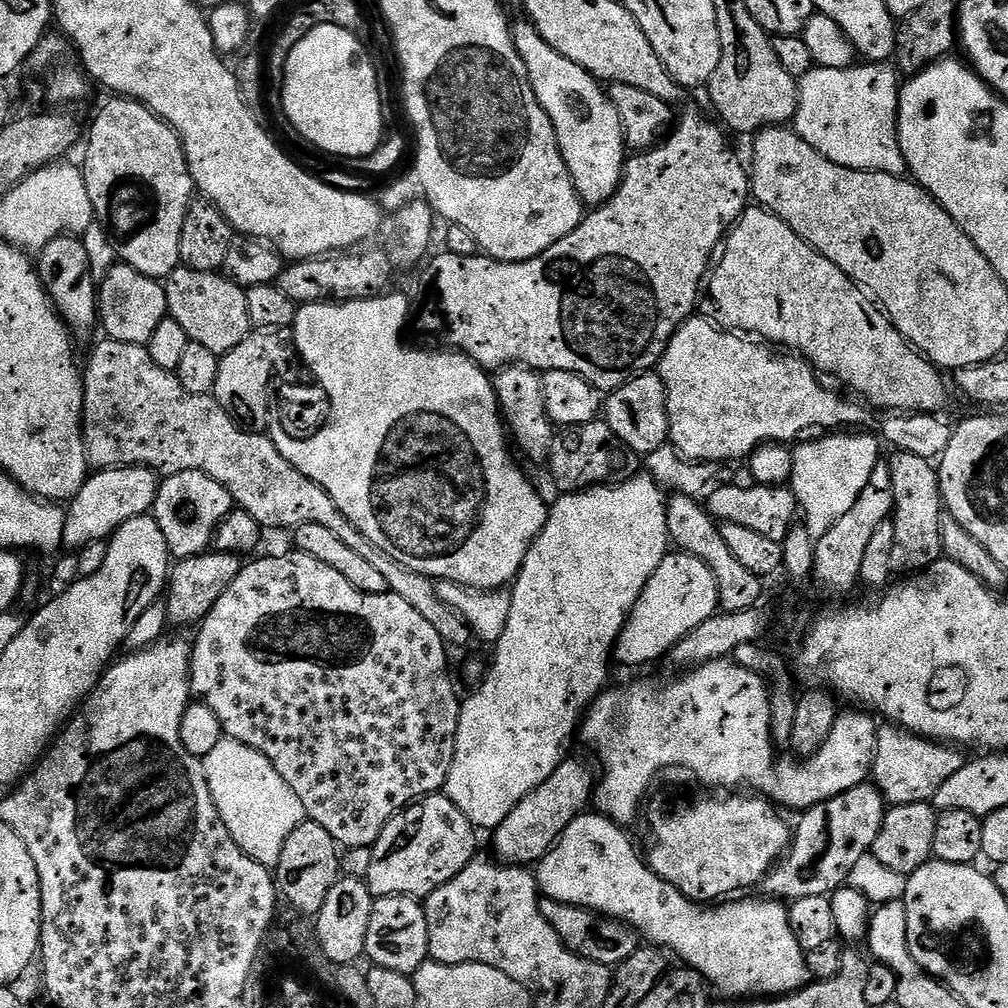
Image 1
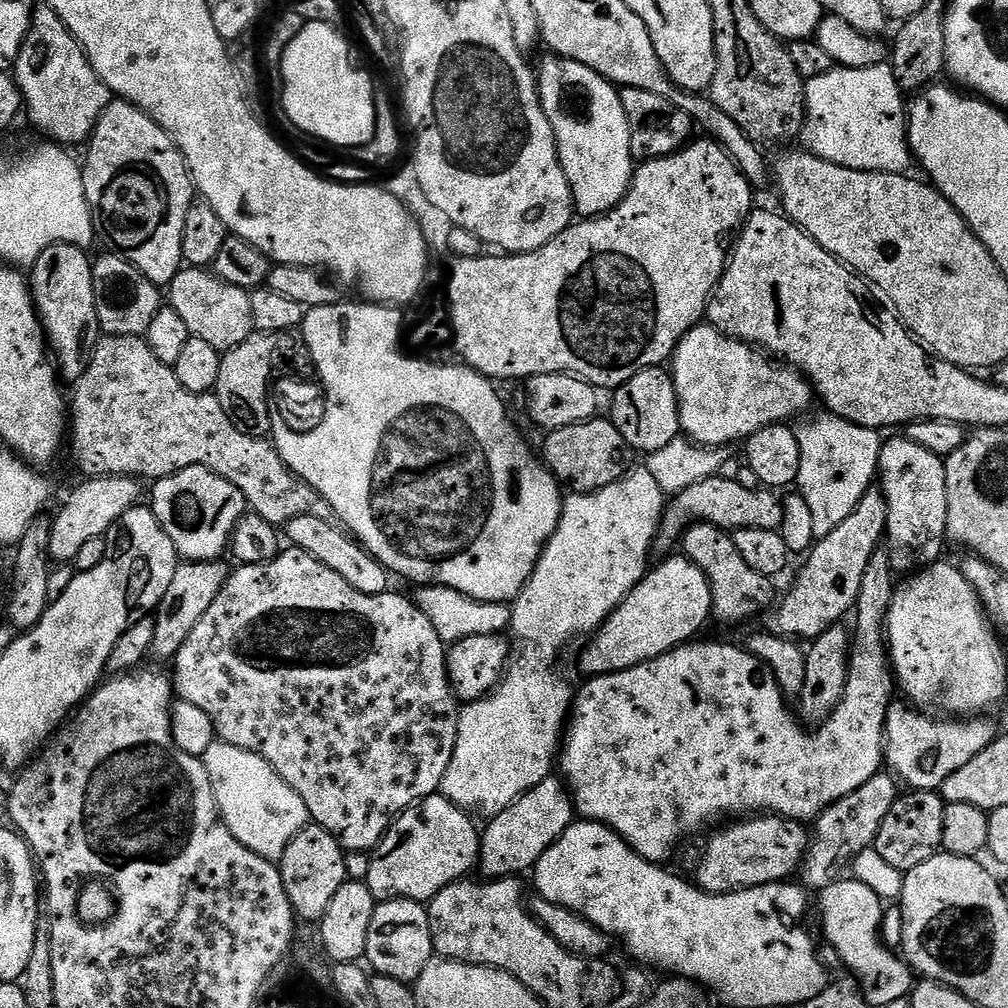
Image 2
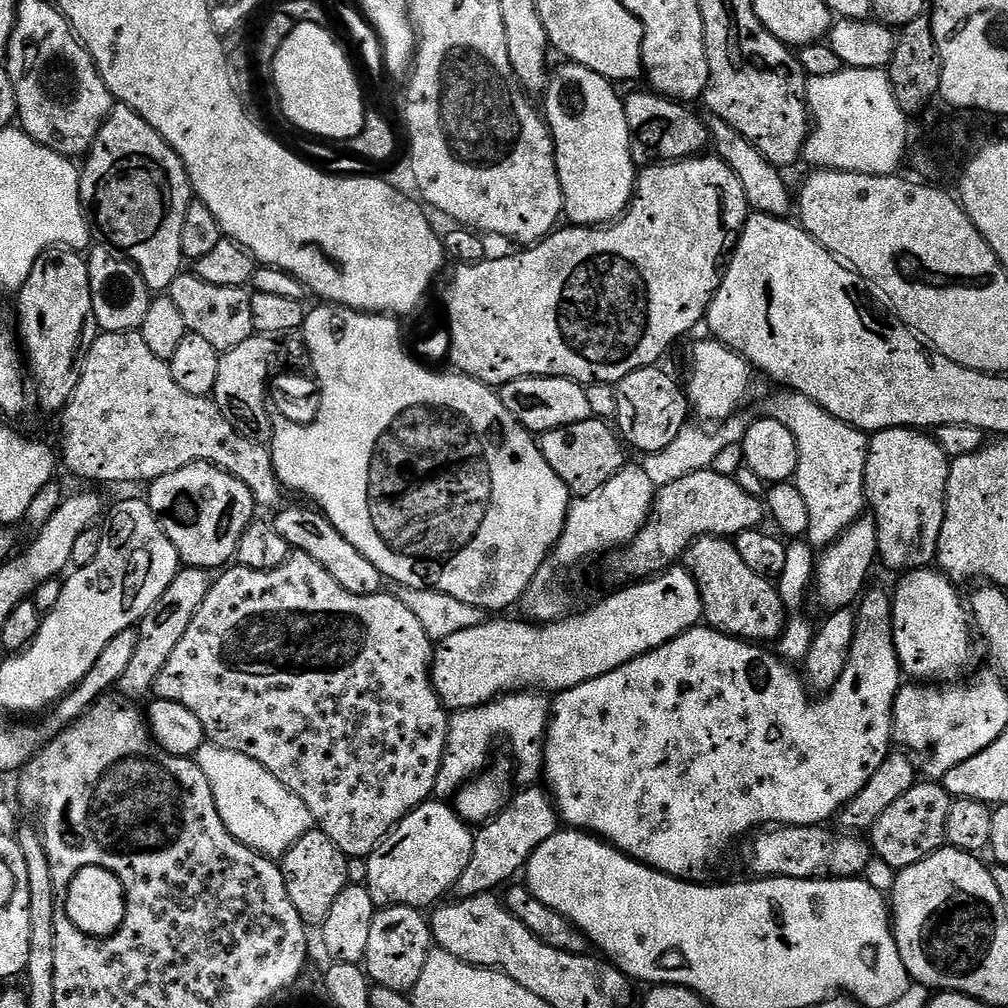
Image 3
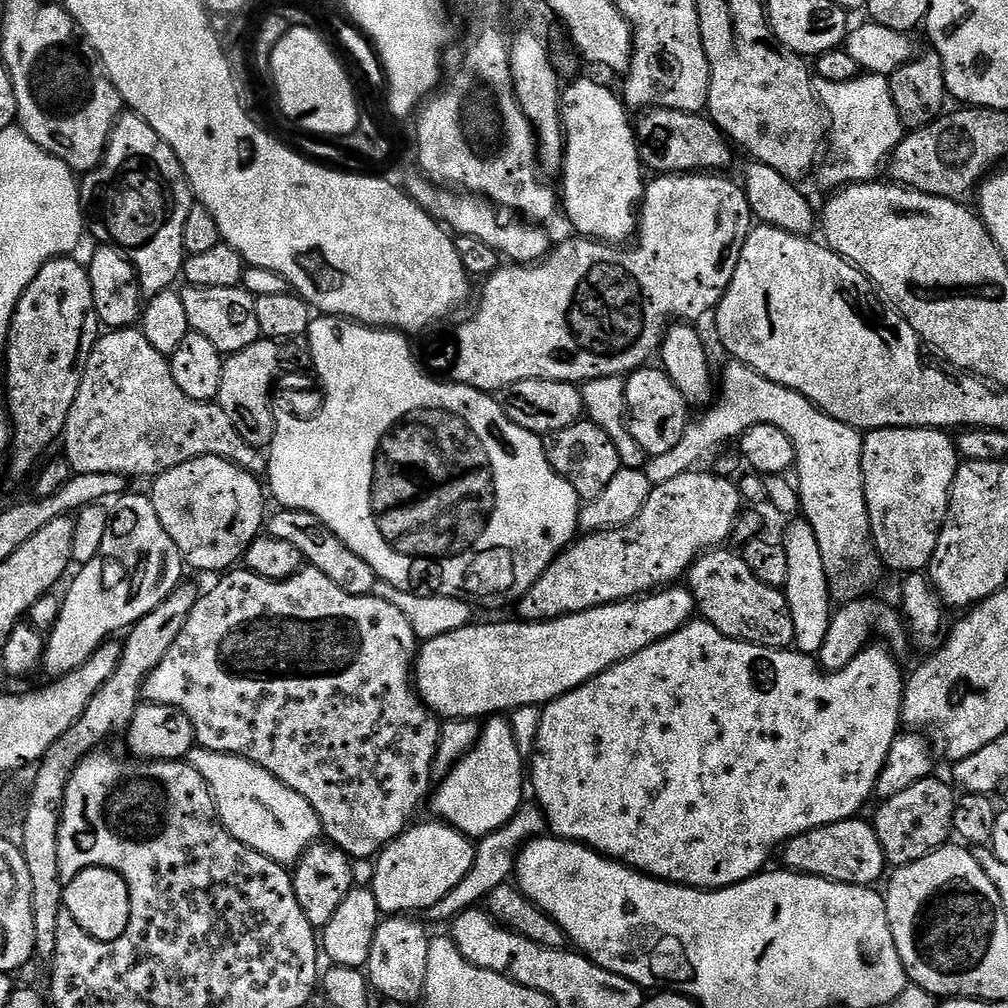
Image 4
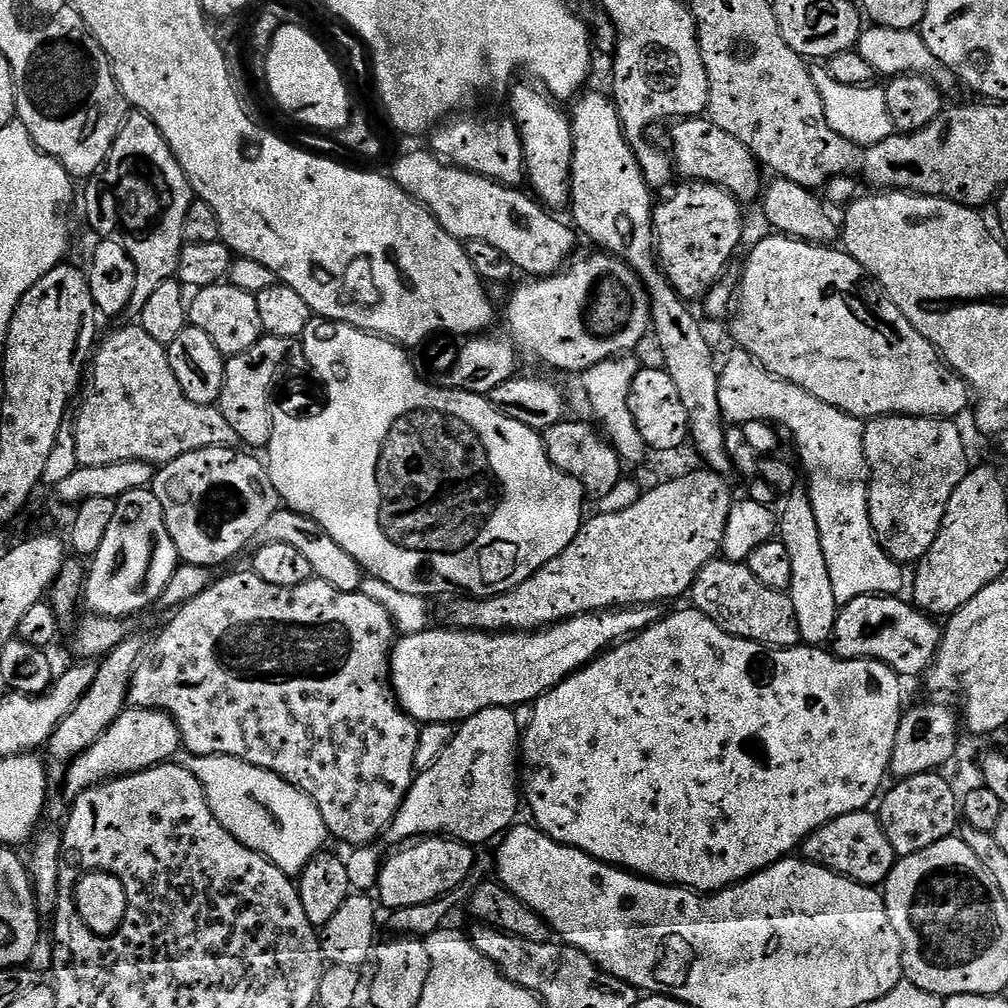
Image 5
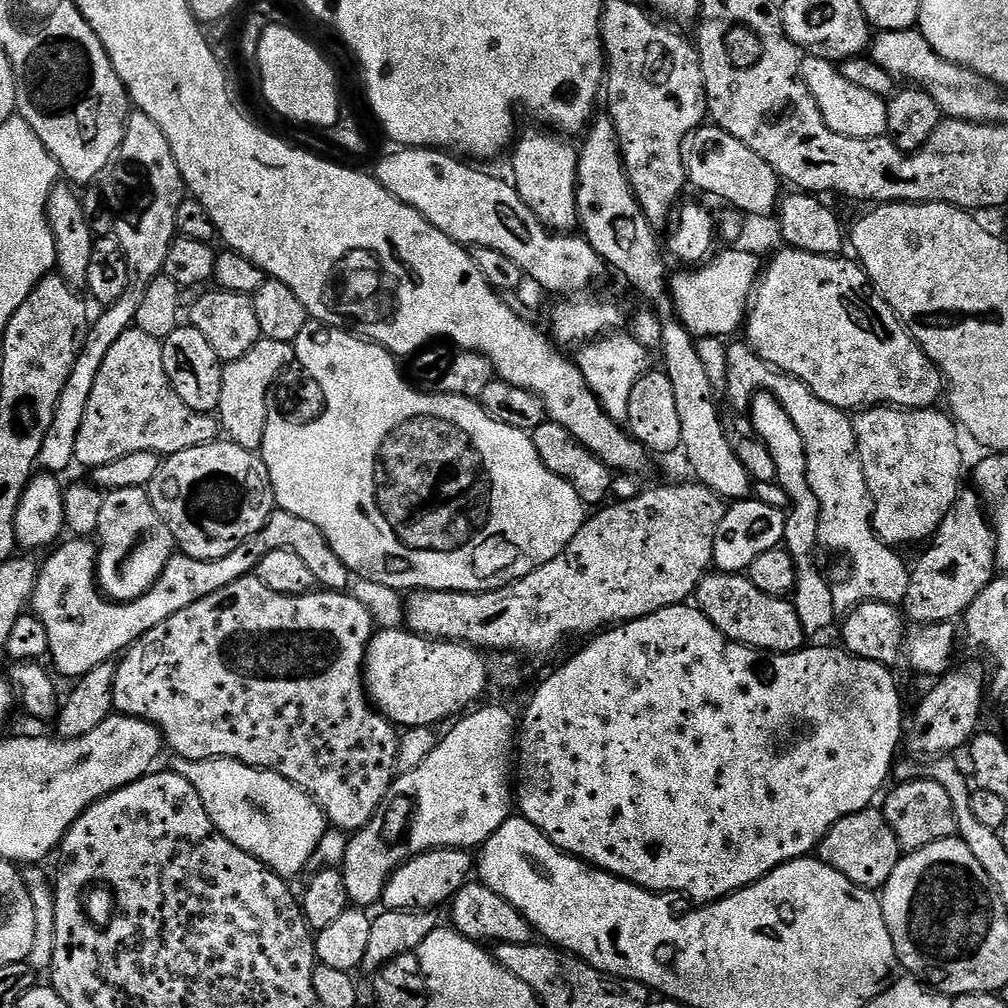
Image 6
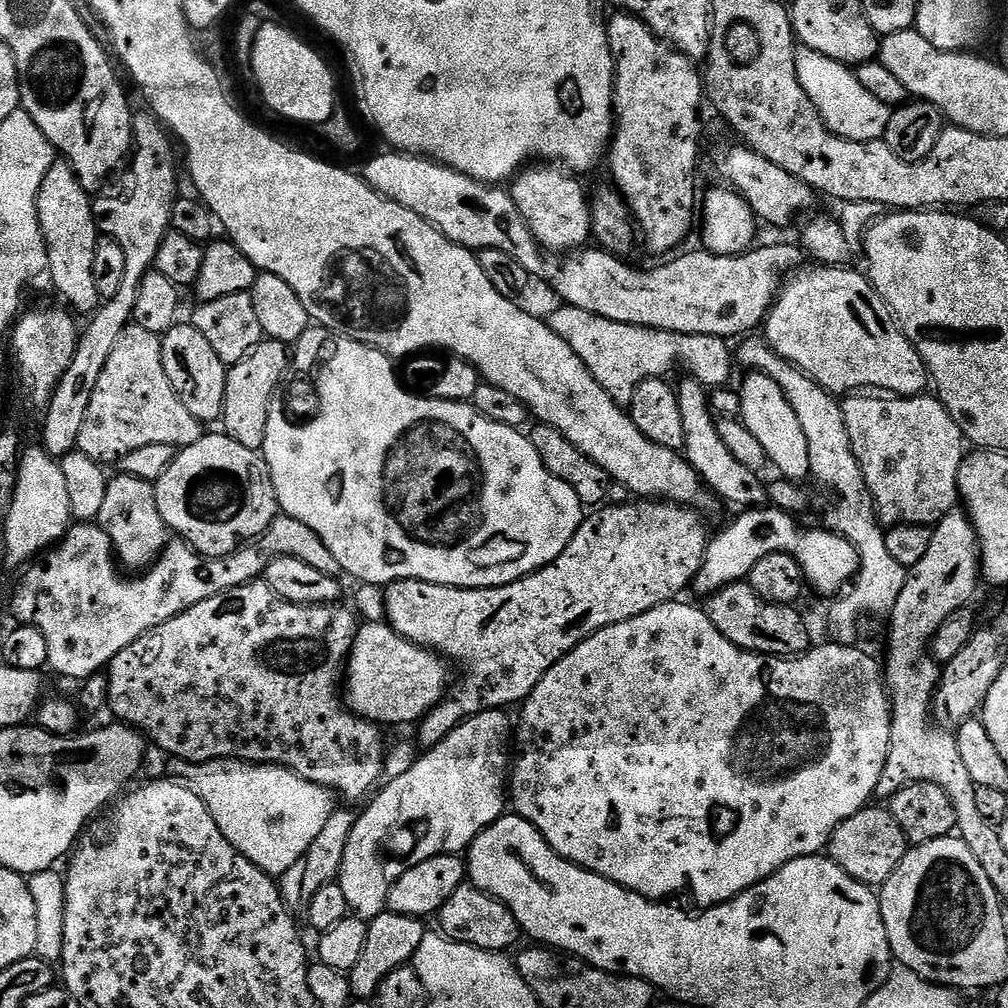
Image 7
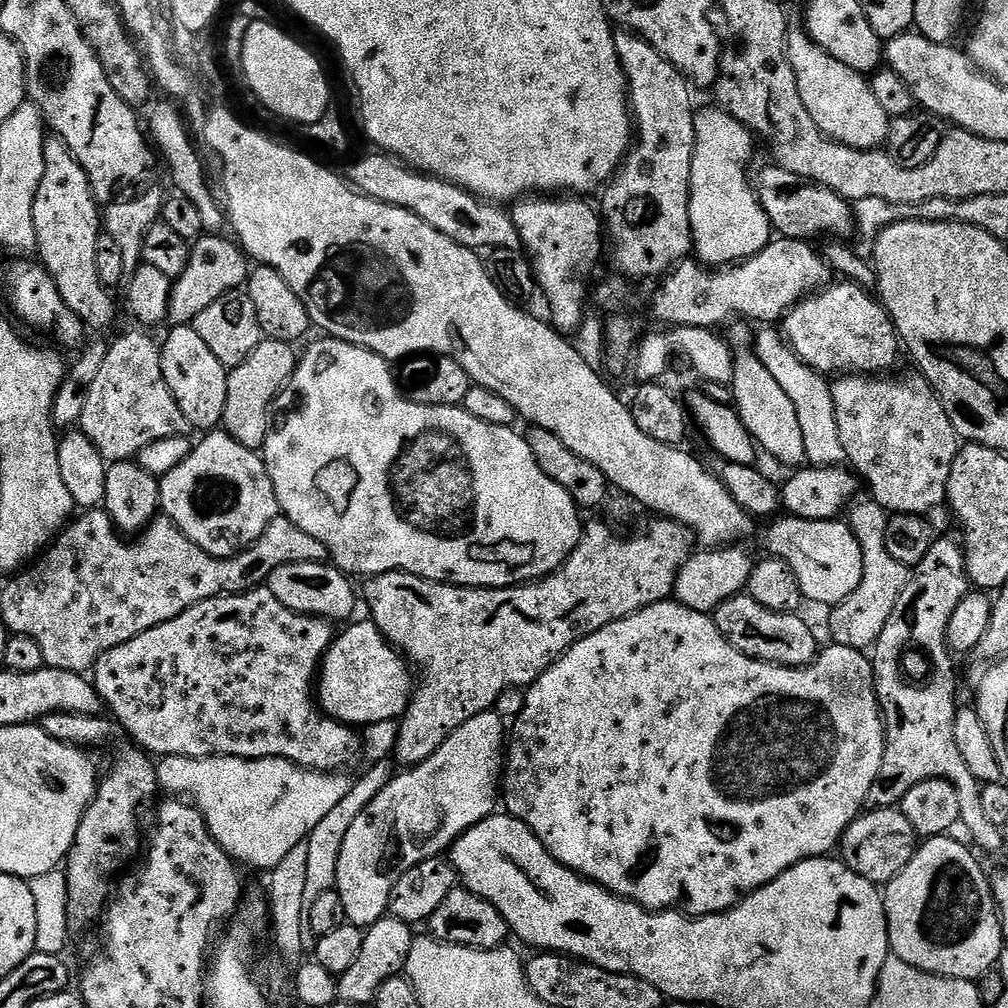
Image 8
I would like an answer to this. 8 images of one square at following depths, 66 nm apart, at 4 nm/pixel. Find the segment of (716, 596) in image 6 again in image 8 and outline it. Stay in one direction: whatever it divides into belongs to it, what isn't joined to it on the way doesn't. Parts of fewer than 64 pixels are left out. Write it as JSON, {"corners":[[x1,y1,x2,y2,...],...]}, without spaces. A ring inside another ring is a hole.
{"corners":[[747,594,731,596,716,608,714,619,718,630,742,654,755,660,765,660,767,664,780,664,784,668,807,668,818,655,816,636,812,628,803,620,803,615,795,612,775,612,766,610,759,602,754,602]]}

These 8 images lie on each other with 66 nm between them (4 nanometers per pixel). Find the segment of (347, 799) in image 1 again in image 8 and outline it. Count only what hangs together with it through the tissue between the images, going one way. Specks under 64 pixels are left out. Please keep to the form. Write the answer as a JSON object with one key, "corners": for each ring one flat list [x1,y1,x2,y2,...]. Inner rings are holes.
{"corners":[[266,586,251,588,248,592,233,592,223,596,215,596,198,606,190,606,178,618,170,622,162,622,142,634,138,638,130,638,122,646,114,646,106,650,96,659,96,664,90,669,90,679,96,686,96,692,101,701,113,712,115,723,128,731,133,745,156,758,165,756,185,756,186,758,210,758,211,756,233,756,243,760,261,760,262,758,282,758,291,760,299,768,309,768,312,772,339,773,348,770,348,767,362,756,362,740,355,727,341,724,325,716,320,710,319,703,314,695,314,685,318,680,320,661,334,639,333,625,319,616,304,616,301,612,290,610,274,598,274,594]]}

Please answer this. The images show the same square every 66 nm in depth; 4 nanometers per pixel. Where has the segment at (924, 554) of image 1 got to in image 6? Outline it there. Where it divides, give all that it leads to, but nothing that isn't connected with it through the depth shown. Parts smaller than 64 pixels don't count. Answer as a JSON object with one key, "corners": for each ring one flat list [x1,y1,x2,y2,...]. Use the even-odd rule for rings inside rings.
{"corners":[[869,406,855,413,852,425,858,442,862,470,872,495,872,525,876,537,889,546,931,541,942,518,950,514,950,506,960,497,960,475,964,472,964,452,960,449,961,429,947,411,931,408,893,408]]}

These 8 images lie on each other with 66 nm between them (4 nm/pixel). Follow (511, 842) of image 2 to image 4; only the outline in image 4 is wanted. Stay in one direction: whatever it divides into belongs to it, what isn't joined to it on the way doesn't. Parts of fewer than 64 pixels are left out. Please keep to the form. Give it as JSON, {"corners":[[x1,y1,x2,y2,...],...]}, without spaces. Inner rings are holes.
{"corners":[[532,802,521,804,520,809,514,814,514,818,510,818,510,822,506,822,506,826,479,837,474,866,470,866,466,878,462,878,462,882,458,882,458,886,454,886,454,890,450,890,450,894,446,894,446,898,442,898,442,902,434,902,434,906,426,913,427,919,432,919,436,924,442,923,443,920,451,922,456,919,459,912,477,907,496,887,509,883,513,879,516,857,520,855,521,848,528,841,545,835,545,832,544,814,539,807]]}

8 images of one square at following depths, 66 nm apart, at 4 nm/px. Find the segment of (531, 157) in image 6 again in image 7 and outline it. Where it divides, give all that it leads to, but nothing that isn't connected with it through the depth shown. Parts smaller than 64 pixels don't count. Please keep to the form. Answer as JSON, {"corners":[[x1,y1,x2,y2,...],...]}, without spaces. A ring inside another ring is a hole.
{"corners":[[528,166,511,181,510,191,512,200,518,206,518,214,530,226,534,238,541,249,548,254,571,254,583,249,593,239,592,206,589,193,579,184,573,173,560,166]]}

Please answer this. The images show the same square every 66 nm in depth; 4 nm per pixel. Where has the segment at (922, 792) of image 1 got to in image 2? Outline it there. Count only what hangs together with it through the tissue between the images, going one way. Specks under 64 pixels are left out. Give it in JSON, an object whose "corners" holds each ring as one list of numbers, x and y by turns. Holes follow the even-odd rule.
{"corners":[[904,702,888,705,884,727,884,758,886,768,905,789,935,792,954,770,962,770,966,762,978,758,998,735,988,718,937,718]]}

